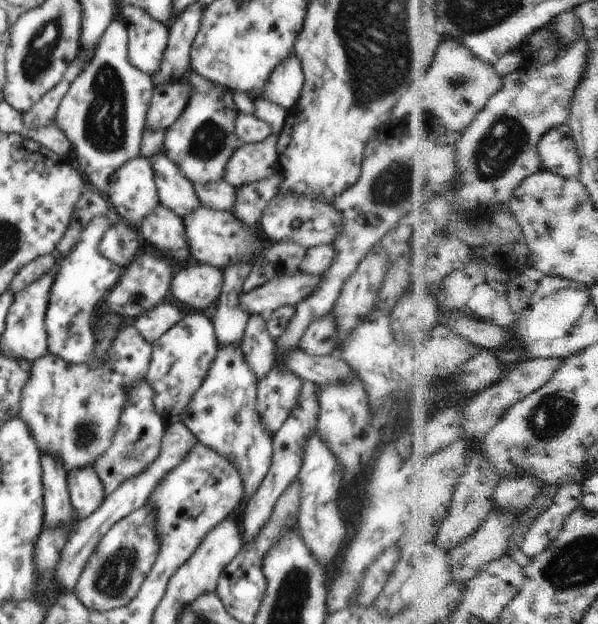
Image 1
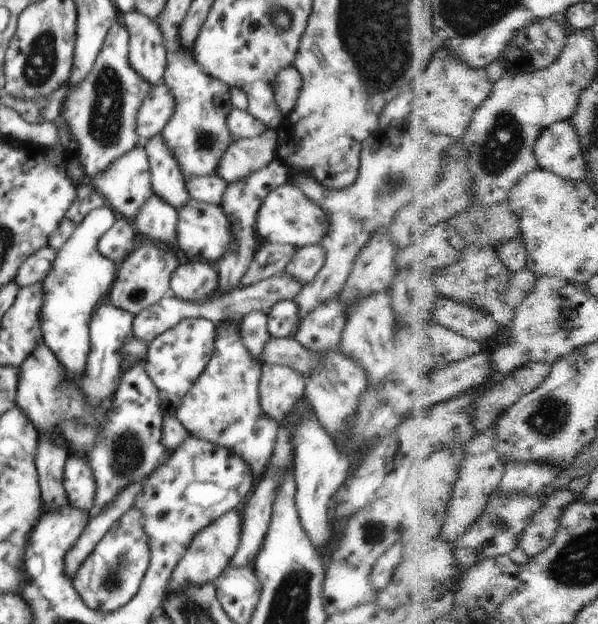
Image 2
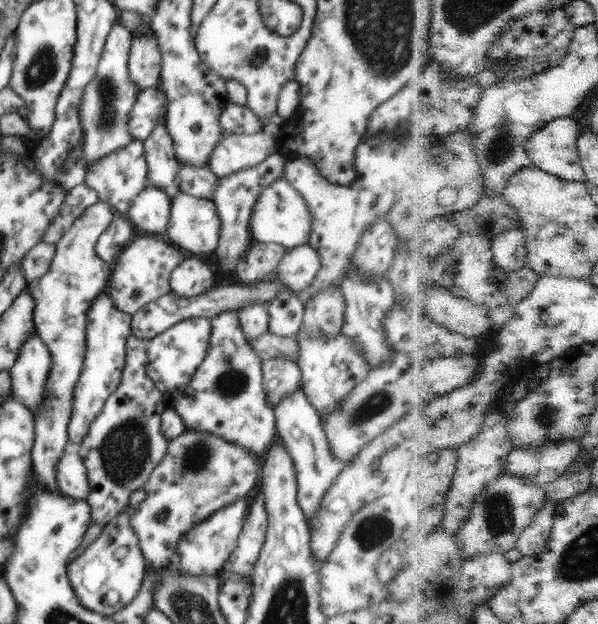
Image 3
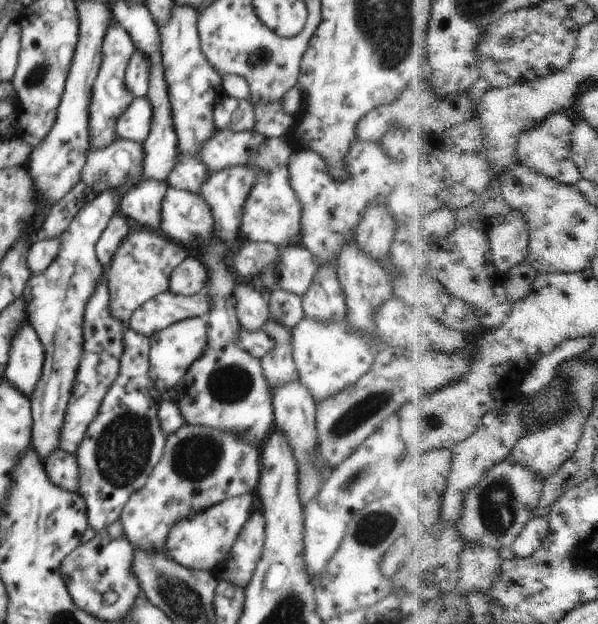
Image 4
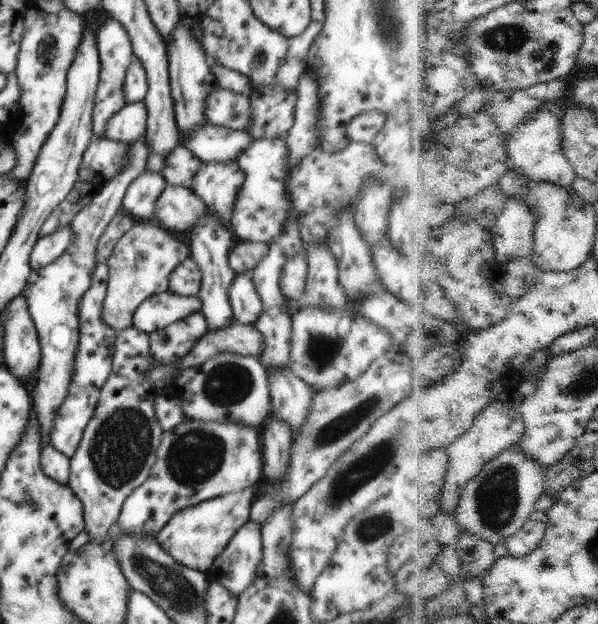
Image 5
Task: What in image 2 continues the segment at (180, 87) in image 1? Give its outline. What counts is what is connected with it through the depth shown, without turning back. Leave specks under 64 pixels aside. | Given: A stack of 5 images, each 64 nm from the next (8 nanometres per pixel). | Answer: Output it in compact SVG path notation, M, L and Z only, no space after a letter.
M163 81L151 85L150 92L144 98L136 116L136 134L140 143L147 141L151 136L161 134L174 114L174 102L174 96Z

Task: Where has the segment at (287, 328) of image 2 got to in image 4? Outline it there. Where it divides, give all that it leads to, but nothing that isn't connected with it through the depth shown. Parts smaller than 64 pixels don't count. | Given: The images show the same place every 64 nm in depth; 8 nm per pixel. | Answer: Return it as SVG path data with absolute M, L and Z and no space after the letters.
M278 286L274 293L270 293L267 300L269 301L270 317L278 319L290 330L305 316L301 298L281 290Z

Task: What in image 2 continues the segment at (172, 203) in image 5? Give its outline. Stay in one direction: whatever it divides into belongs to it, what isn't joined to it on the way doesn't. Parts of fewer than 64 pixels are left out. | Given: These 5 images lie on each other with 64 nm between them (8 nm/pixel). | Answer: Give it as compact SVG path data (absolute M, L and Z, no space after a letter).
M188 200L178 212L176 224L177 251L187 259L201 259L218 262L228 250L232 242L230 220L226 218L222 207L215 204Z

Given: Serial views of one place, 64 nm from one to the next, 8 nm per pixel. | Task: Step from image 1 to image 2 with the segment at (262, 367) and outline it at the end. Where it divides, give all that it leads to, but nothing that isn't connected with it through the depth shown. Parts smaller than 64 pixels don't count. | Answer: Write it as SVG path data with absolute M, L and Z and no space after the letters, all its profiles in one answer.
M257 310L245 314L240 319L239 329L246 350L260 362L260 368L262 368L266 364L262 360L262 350L271 337L267 329L267 313Z

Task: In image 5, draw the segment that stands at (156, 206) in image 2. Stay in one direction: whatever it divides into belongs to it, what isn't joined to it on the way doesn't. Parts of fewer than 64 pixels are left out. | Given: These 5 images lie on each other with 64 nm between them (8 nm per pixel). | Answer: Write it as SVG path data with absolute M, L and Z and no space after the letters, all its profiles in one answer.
M145 171L128 186L121 212L125 212L135 221L157 222L155 201L166 186L167 183L160 173Z

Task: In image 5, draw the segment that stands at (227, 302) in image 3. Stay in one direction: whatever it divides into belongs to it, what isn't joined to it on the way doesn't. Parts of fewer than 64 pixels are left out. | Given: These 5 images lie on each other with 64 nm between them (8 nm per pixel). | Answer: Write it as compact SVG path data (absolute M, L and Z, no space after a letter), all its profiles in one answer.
M164 292L151 295L133 313L133 326L150 335L170 324L201 311L199 299Z

